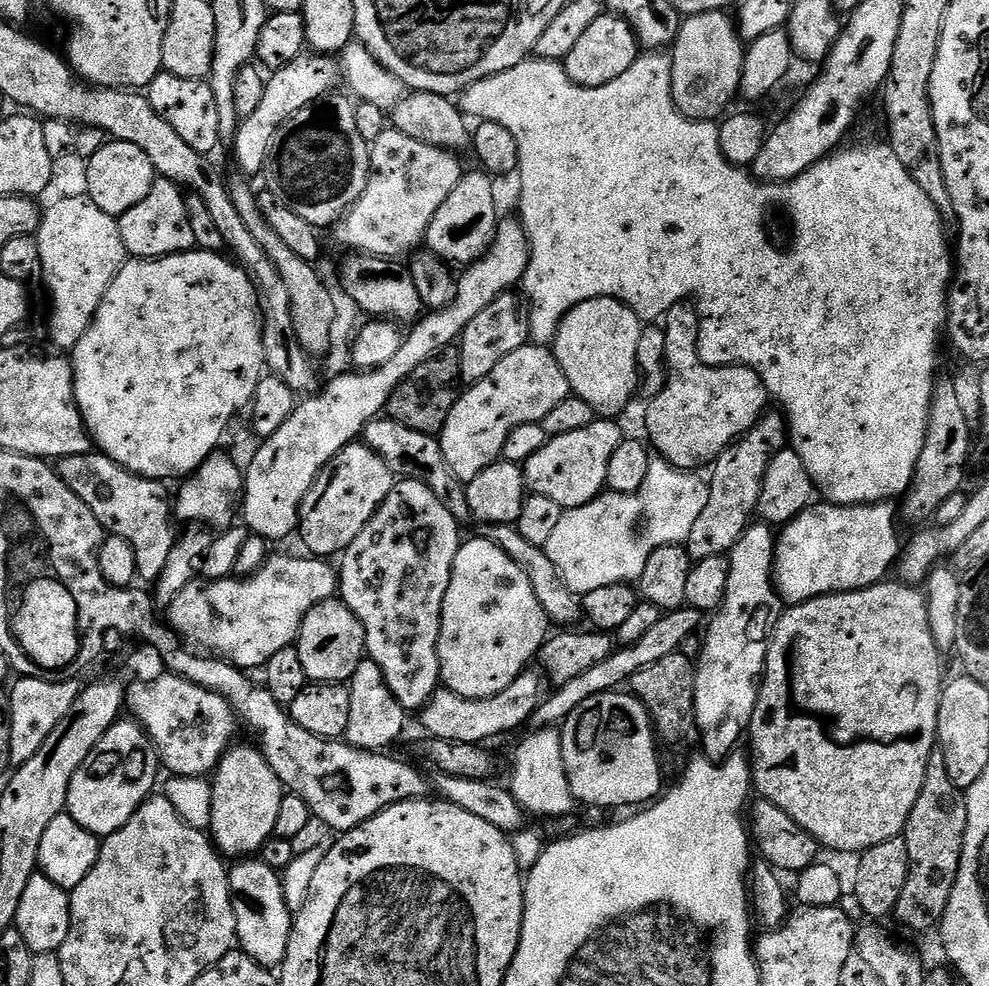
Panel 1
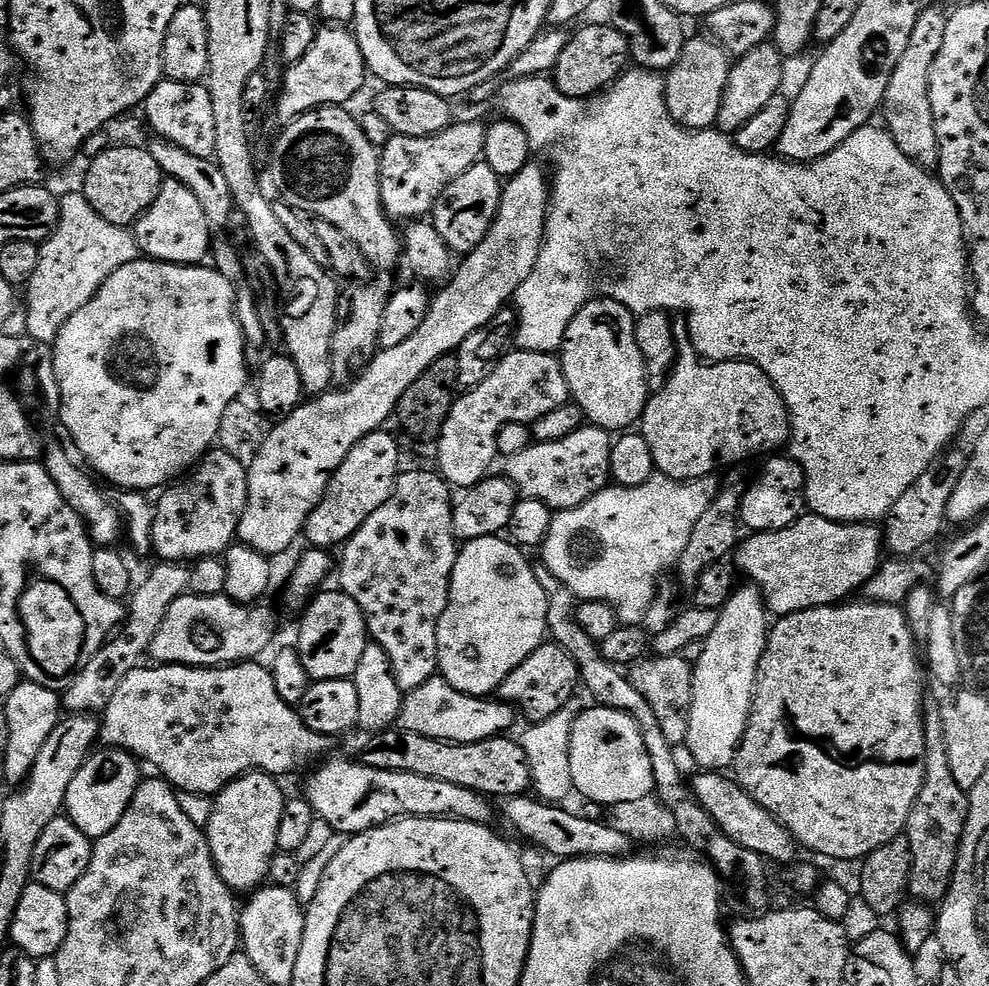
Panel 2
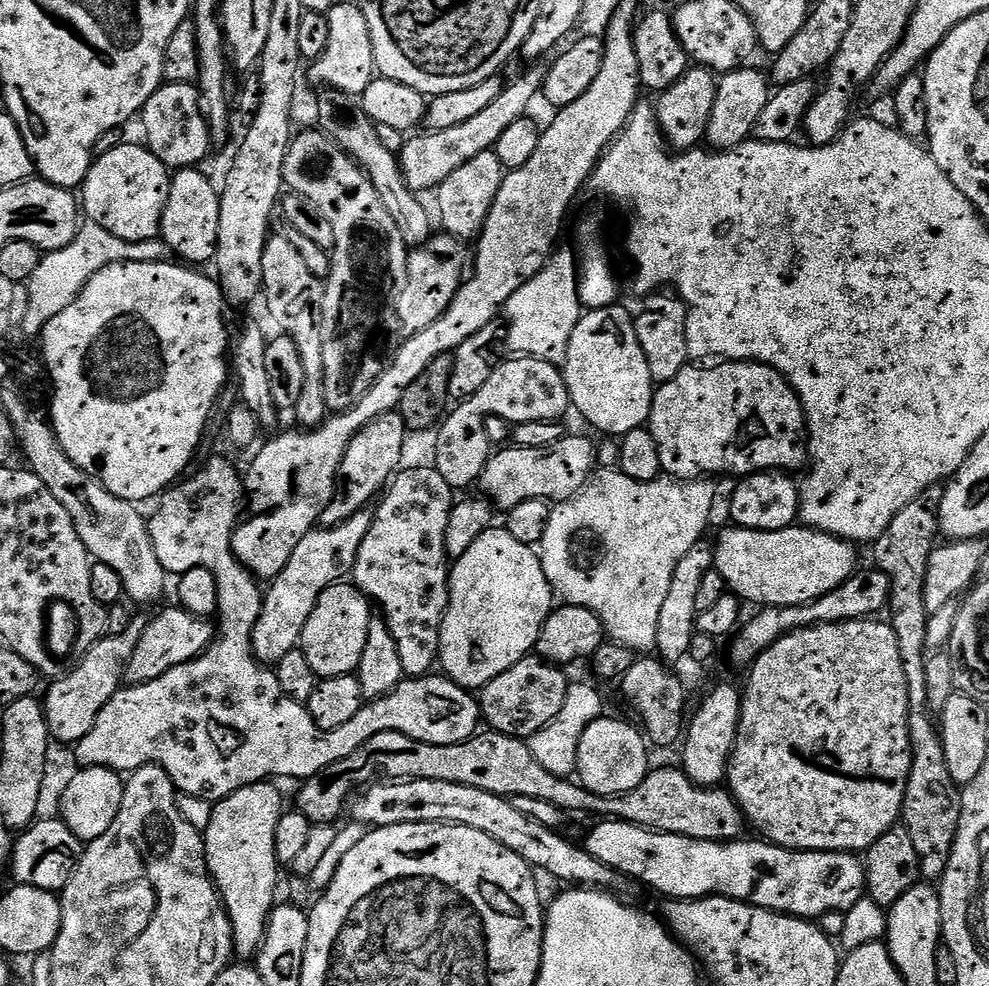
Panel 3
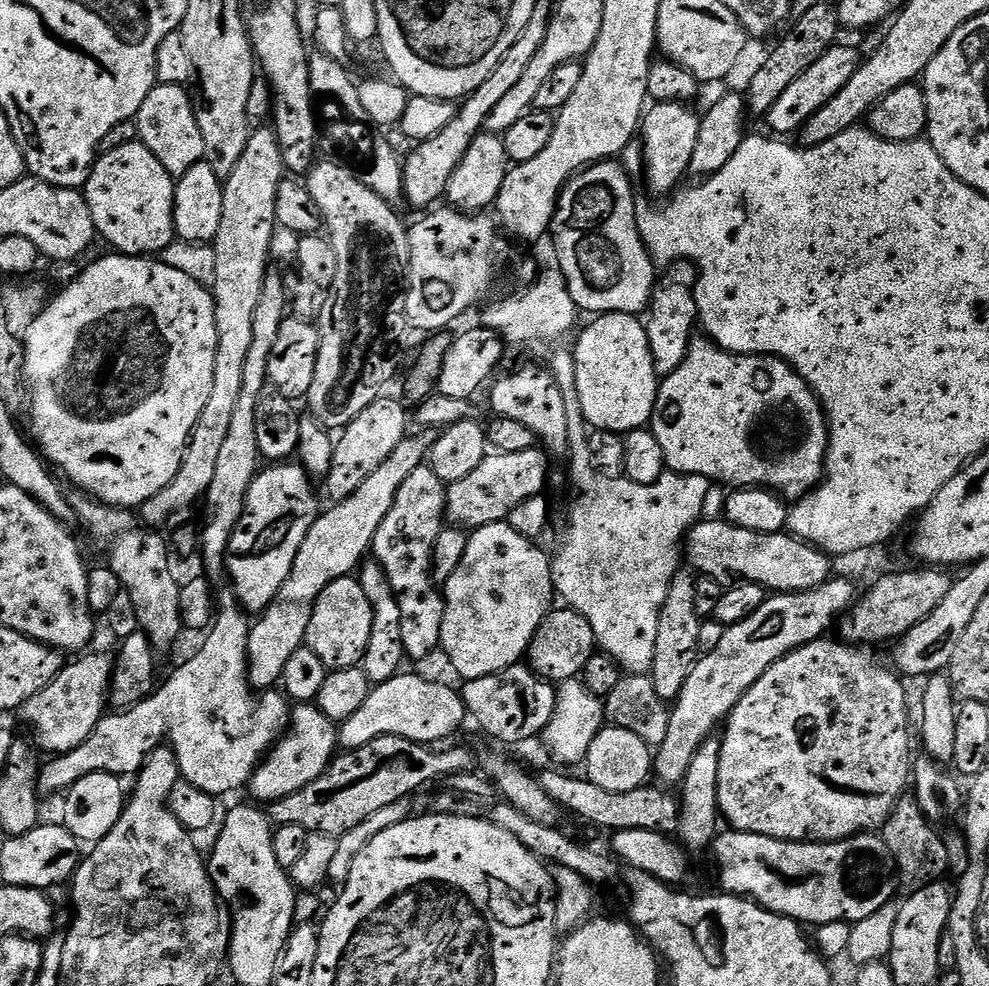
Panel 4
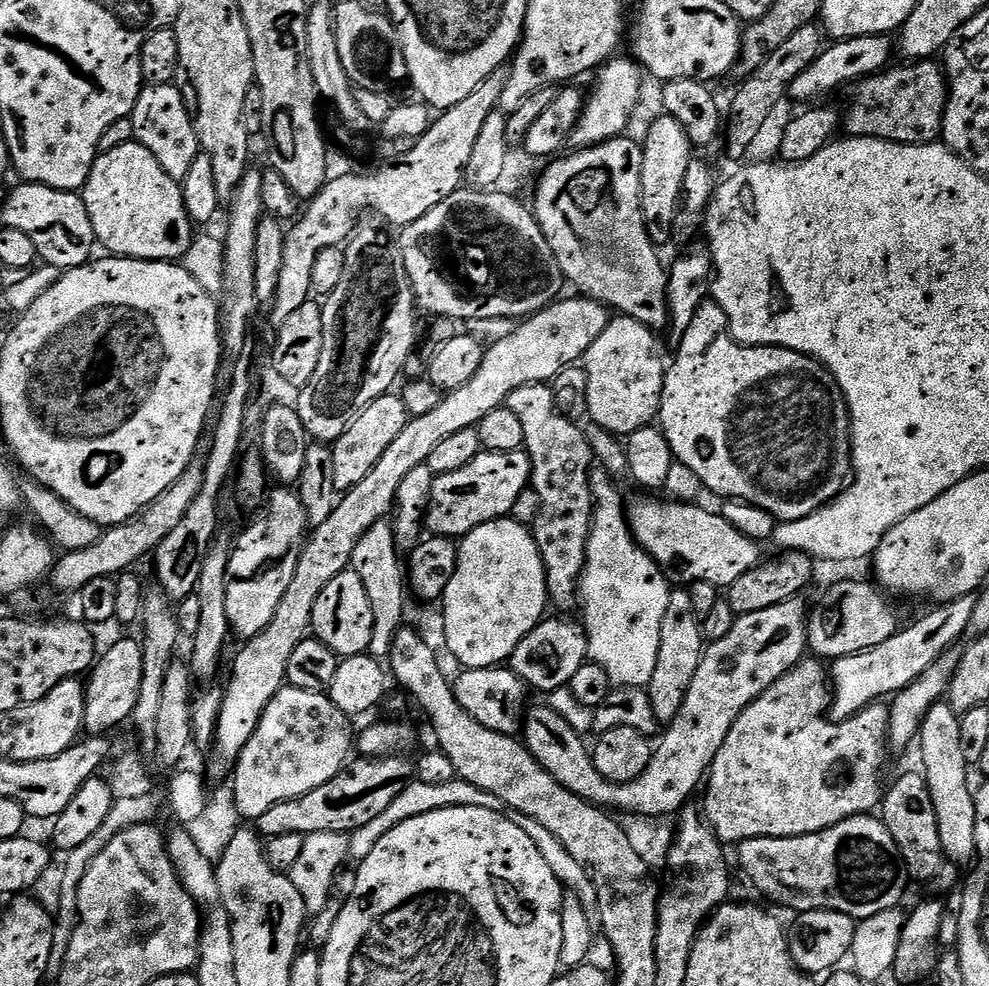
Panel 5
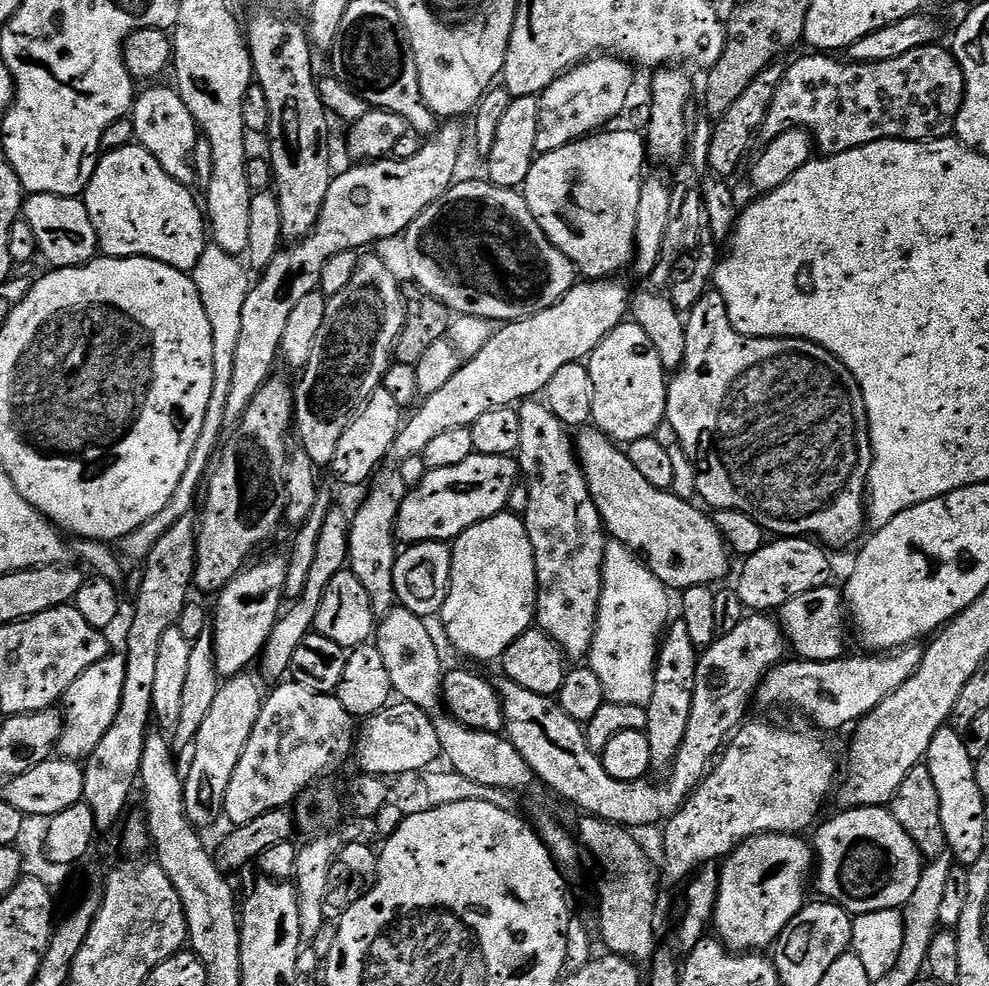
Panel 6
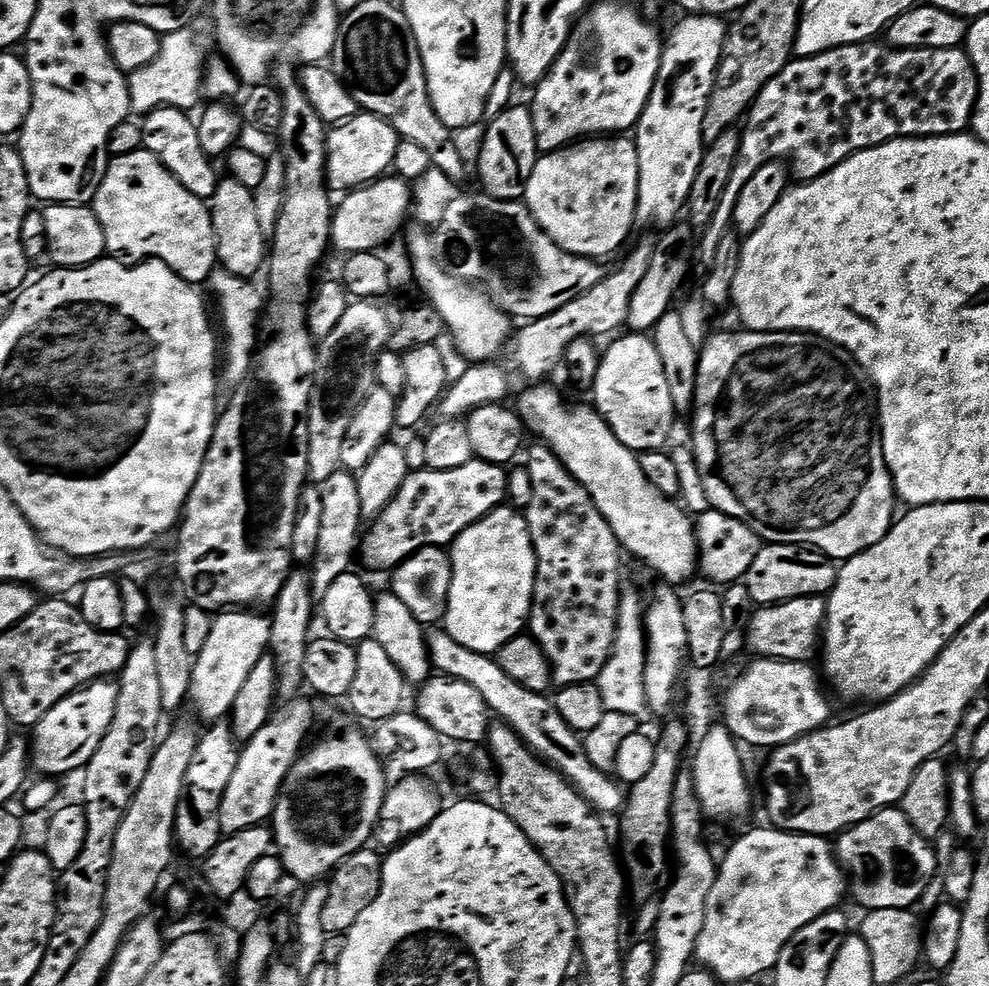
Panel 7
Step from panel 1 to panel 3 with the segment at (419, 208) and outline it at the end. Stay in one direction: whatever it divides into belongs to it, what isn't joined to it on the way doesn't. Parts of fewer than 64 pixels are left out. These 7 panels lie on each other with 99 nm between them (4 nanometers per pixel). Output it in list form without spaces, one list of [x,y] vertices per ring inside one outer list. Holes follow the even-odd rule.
[[[532,66],[525,76],[520,76],[516,81],[509,83],[503,90],[502,94],[498,94],[498,98],[494,98],[494,102],[490,102],[490,106],[486,106],[486,110],[482,110],[482,114],[478,114],[478,118],[474,118],[470,122],[462,122],[462,126],[450,126],[450,130],[438,130],[437,132],[421,131],[421,136],[413,135],[411,138],[405,139],[404,147],[398,153],[400,161],[400,169],[404,172],[404,177],[409,187],[417,194],[424,194],[424,191],[435,190],[440,187],[440,183],[446,178],[450,178],[450,174],[454,174],[454,170],[458,170],[458,166],[466,166],[466,162],[470,162],[470,158],[474,158],[483,152],[490,152],[495,149],[498,138],[502,138],[502,133],[509,126],[514,126],[514,122],[525,119],[529,115],[528,107],[532,104],[532,99],[541,95],[544,86],[545,69],[540,66]]]

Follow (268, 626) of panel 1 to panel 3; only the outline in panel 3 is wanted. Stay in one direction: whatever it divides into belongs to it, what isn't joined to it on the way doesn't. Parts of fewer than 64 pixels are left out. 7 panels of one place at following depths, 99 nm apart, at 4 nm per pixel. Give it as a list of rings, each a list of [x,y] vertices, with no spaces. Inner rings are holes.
[[[179,606],[165,610],[161,616],[156,616],[145,623],[144,633],[134,646],[134,658],[130,658],[130,666],[126,677],[129,685],[154,682],[154,678],[162,678],[174,666],[182,666],[186,662],[201,656],[214,639],[214,624],[211,619],[190,614]]]

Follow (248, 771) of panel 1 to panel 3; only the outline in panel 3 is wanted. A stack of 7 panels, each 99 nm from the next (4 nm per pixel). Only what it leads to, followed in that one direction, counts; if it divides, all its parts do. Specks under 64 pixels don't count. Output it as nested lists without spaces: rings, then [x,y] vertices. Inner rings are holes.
[[[272,782],[251,784],[230,794],[225,800],[215,801],[210,826],[202,832],[204,853],[208,855],[208,871],[216,881],[216,889],[219,890],[224,907],[228,910],[228,917],[232,920],[233,937],[239,943],[241,940],[245,950],[252,953],[255,953],[266,939],[268,925],[272,919],[272,909],[278,904],[276,891],[279,888],[281,891],[282,888],[282,876],[280,880],[282,863],[276,857],[275,834],[284,808],[282,807],[284,800],[274,785],[275,783]]]

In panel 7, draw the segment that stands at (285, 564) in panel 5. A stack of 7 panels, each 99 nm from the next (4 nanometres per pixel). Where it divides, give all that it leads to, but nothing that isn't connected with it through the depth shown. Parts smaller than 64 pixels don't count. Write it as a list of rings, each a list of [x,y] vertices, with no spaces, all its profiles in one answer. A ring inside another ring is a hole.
[[[224,610],[212,621],[206,646],[194,657],[192,681],[188,691],[190,708],[207,722],[220,722],[231,713],[246,678],[269,651],[271,619],[255,616],[252,610]]]

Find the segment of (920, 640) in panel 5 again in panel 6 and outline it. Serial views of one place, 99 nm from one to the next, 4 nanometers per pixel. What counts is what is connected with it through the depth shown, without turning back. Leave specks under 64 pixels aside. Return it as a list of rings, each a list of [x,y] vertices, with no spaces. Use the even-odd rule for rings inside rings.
[[[909,646],[893,651],[891,654],[860,654],[864,656],[852,656],[831,660],[830,662],[810,662],[799,658],[789,659],[781,662],[775,668],[769,670],[767,676],[757,688],[754,697],[755,703],[764,708],[793,708],[801,712],[808,720],[817,724],[817,729],[825,728],[832,732],[835,728],[844,728],[855,725],[863,716],[868,716],[882,703],[894,690],[898,690],[918,670],[918,666],[924,657],[924,648],[920,646]]]

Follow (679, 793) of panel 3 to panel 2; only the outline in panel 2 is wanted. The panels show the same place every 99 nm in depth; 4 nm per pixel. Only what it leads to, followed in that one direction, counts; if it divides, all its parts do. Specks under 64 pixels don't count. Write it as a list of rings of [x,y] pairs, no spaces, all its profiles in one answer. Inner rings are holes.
[[[385,730],[369,739],[372,741],[362,760],[371,768],[422,774],[422,778],[438,778],[438,782],[466,786],[466,790],[480,792],[489,798],[522,796],[532,787],[532,775],[526,762],[526,750],[522,750],[519,739],[512,738],[511,735],[501,734],[482,742],[452,744],[448,740],[426,738],[413,732]],[[704,770],[690,780],[692,793],[696,800],[704,807],[705,813],[713,819],[720,828],[722,834],[730,838],[738,846],[746,850],[754,850],[754,854],[763,856],[765,861],[776,864],[788,864],[792,866],[797,863],[798,845],[796,839],[770,814],[770,810],[764,808],[761,801],[754,799],[741,784],[737,784],[731,775],[720,770]]]

